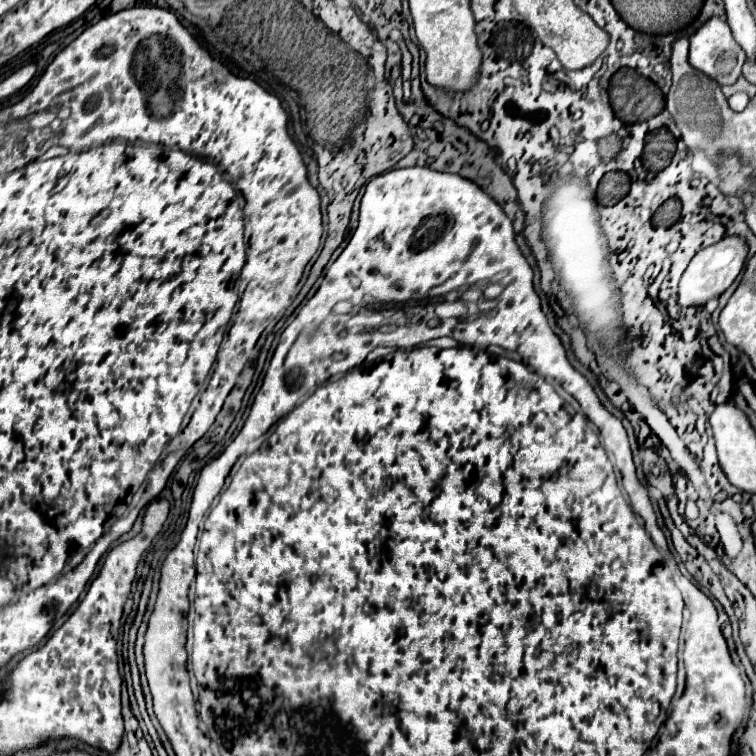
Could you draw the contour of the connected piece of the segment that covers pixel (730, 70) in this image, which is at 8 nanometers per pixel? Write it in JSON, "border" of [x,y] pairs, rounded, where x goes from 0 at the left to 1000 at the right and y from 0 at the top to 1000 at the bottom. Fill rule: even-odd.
{"border":[[[939,24],[929,37],[923,37],[913,48],[913,85],[942,101],[950,111],[971,111],[981,101],[981,87],[984,87],[984,66],[968,53],[968,42],[955,24]]]}

